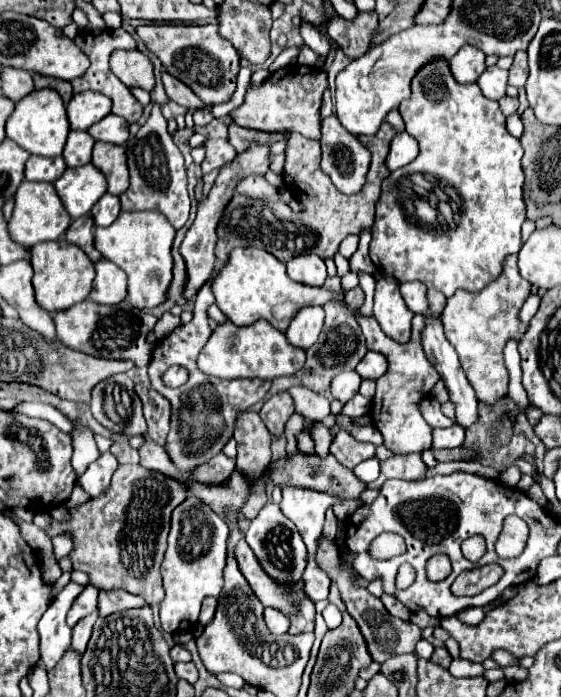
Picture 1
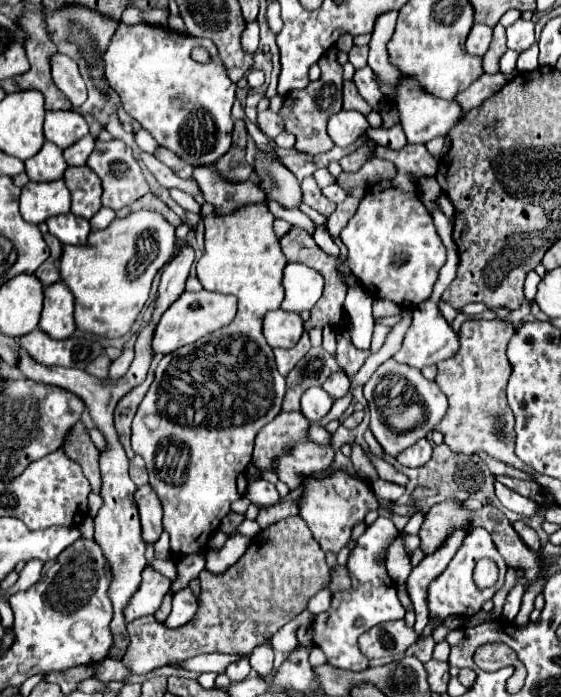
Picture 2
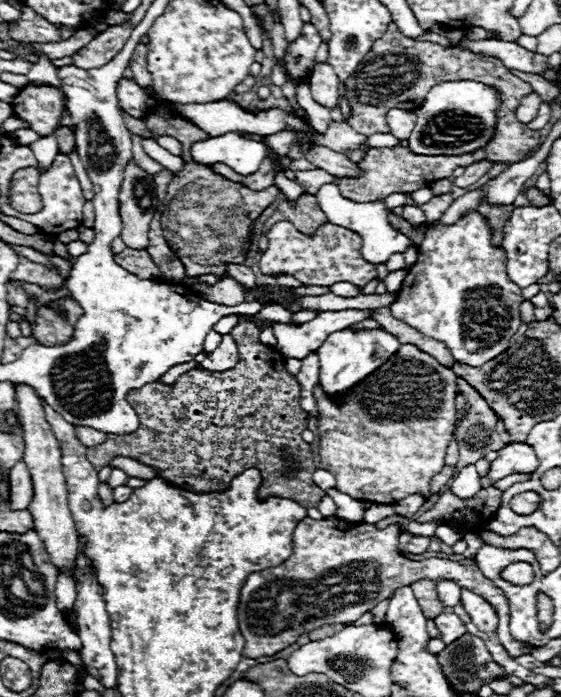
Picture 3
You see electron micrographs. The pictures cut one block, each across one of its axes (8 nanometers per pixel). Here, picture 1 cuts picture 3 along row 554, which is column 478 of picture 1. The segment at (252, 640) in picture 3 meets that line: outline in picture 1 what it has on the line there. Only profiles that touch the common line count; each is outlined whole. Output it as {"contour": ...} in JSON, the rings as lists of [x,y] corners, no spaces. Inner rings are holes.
{"contour":[[[516,254],[508,256],[502,266],[502,274],[484,286],[480,292],[458,290],[448,298],[446,308],[442,312],[442,324],[446,338],[456,348],[460,356],[460,364],[470,380],[476,400],[488,406],[494,406],[500,398],[508,396],[508,370],[504,366],[504,346],[508,340],[520,342],[528,324],[520,322],[518,312],[524,300],[530,296],[530,284],[520,276],[516,266]]]}

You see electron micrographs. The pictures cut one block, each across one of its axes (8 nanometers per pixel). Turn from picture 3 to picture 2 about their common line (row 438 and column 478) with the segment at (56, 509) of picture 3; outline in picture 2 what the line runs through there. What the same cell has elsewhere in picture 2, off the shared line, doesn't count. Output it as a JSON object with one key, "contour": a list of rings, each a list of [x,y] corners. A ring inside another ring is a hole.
{"contour":[[[474,24],[468,34],[468,40],[466,40],[468,54],[484,56],[490,46],[490,40],[492,40],[492,28],[484,26],[484,24]]]}

